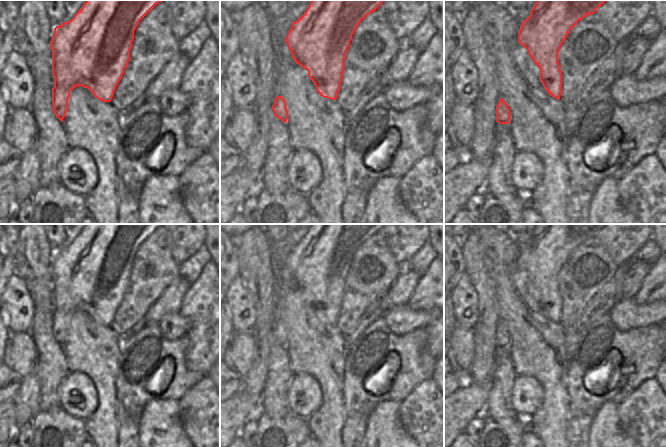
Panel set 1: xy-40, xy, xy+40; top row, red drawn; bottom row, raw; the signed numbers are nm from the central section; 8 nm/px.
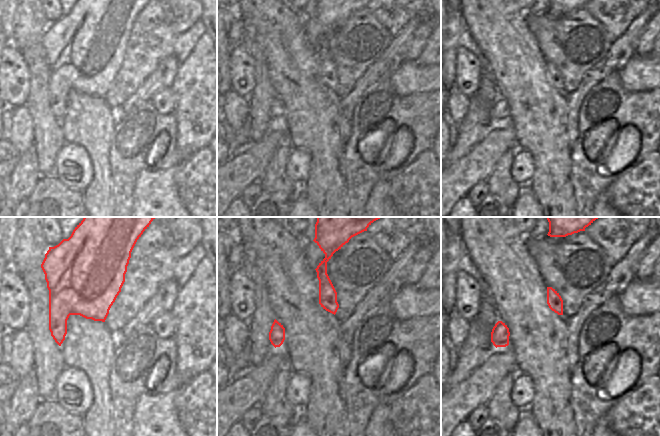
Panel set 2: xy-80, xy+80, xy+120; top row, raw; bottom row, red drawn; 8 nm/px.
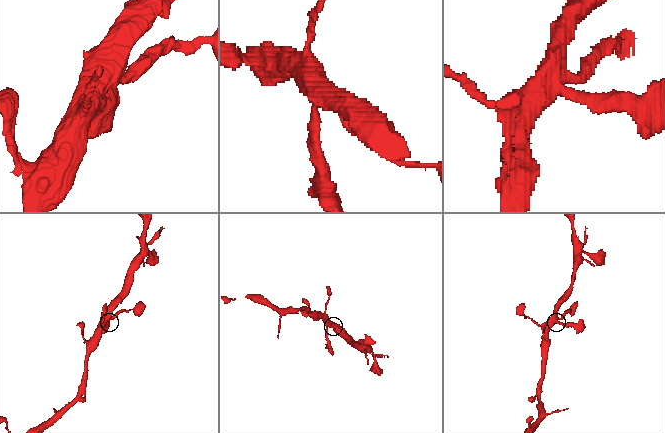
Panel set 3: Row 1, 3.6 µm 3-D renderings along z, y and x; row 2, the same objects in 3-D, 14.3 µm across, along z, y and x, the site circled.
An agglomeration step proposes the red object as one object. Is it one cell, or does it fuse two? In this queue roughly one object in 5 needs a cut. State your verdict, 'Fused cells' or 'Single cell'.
Single cell.

